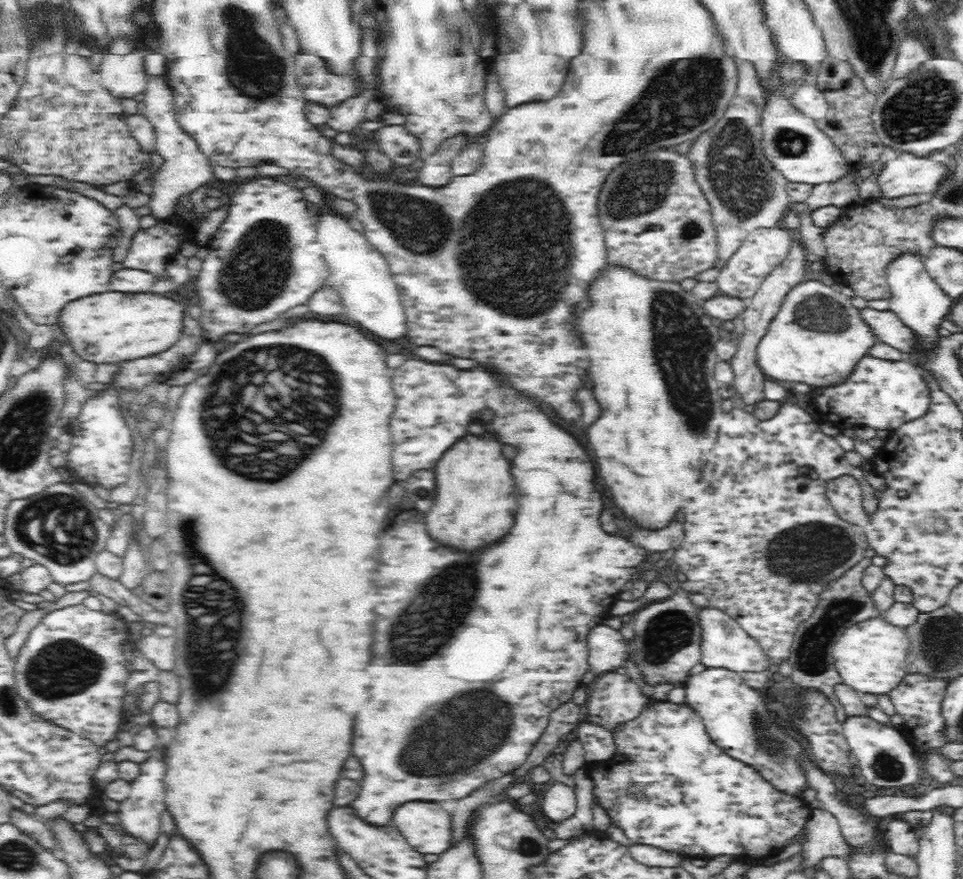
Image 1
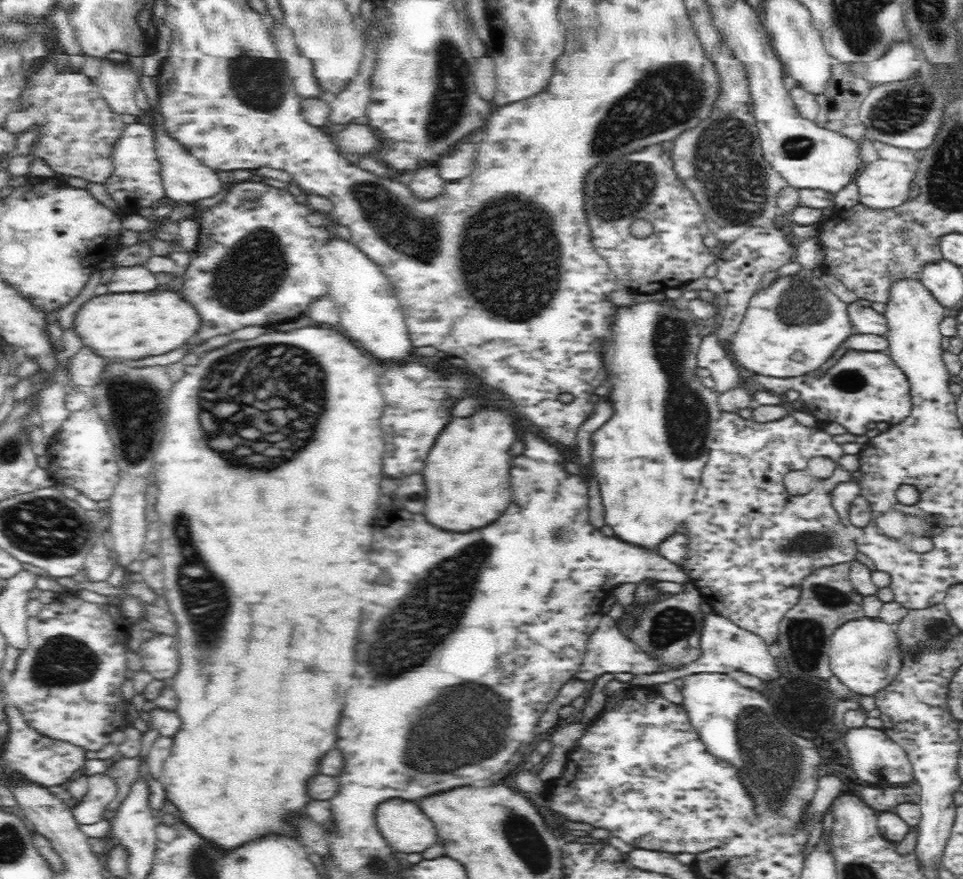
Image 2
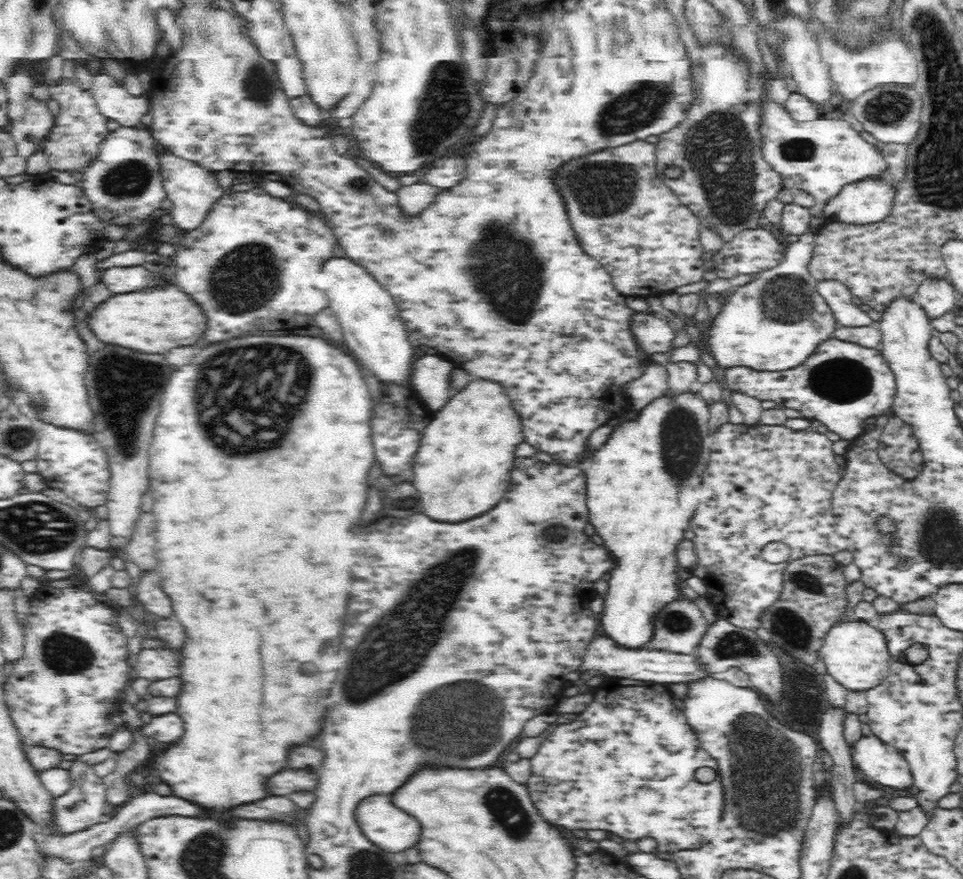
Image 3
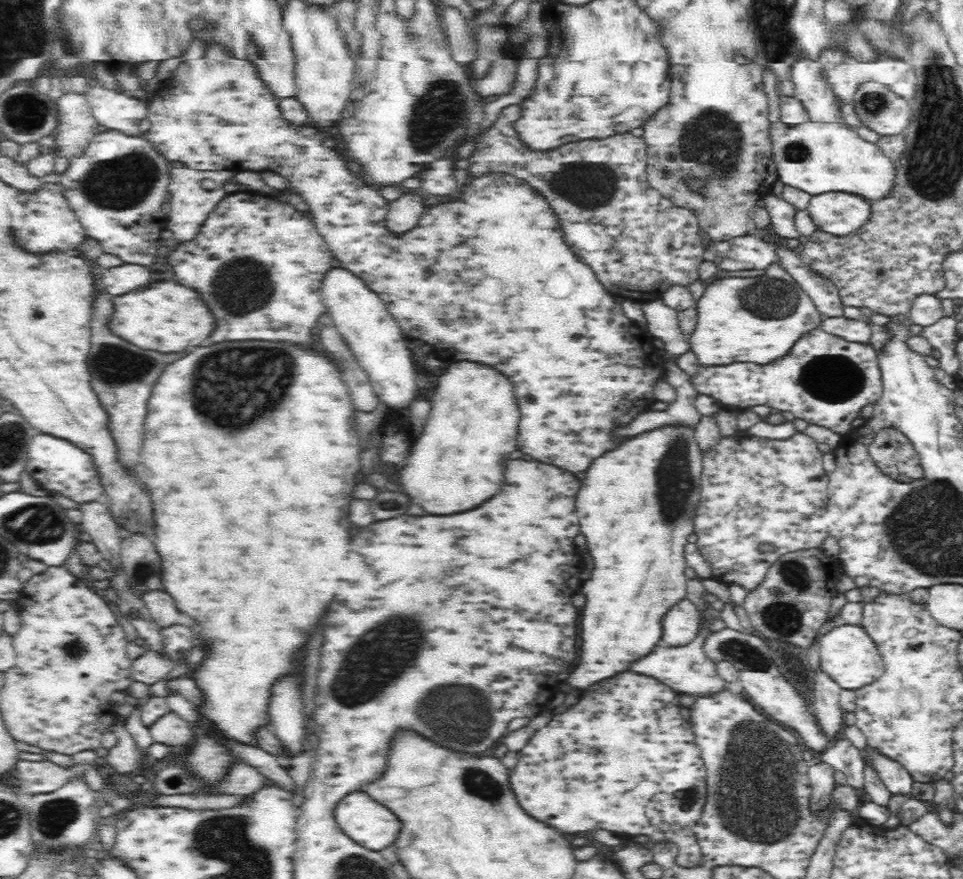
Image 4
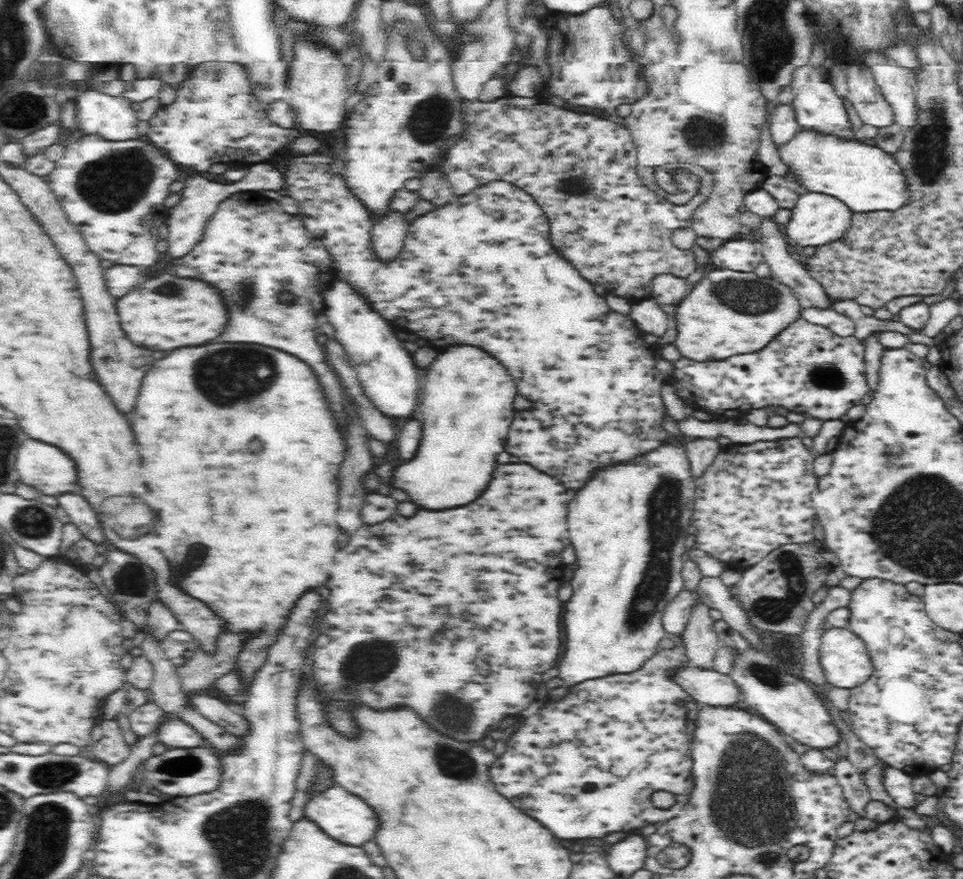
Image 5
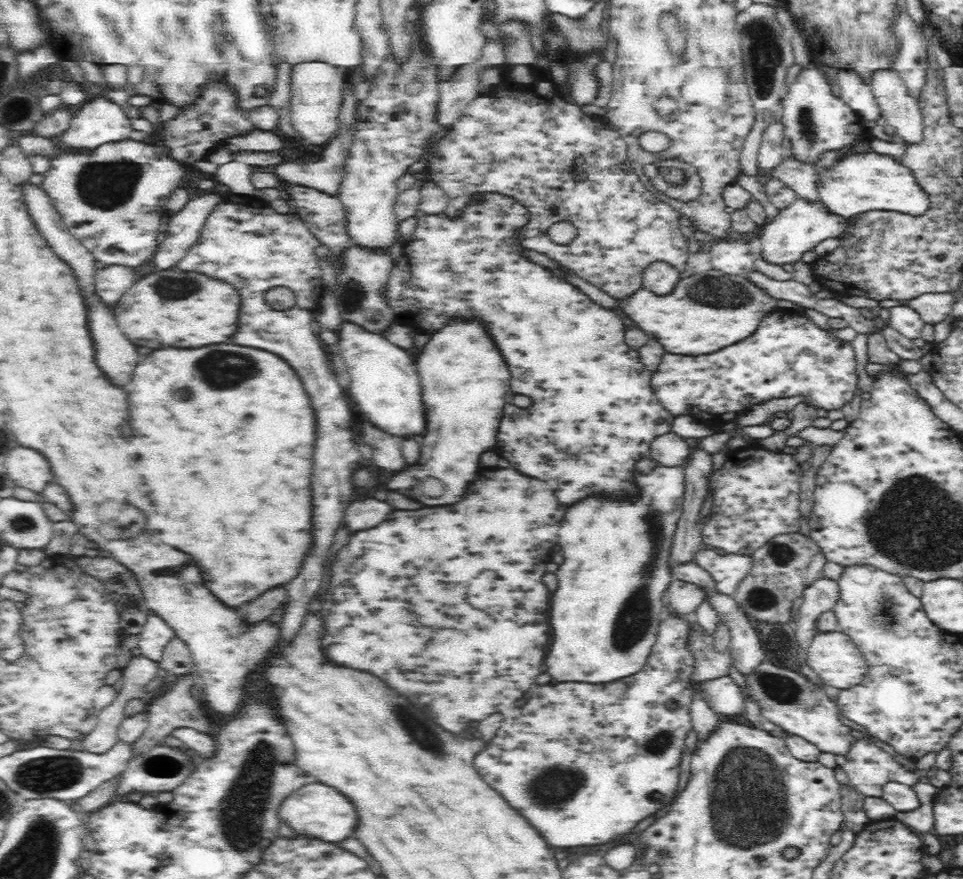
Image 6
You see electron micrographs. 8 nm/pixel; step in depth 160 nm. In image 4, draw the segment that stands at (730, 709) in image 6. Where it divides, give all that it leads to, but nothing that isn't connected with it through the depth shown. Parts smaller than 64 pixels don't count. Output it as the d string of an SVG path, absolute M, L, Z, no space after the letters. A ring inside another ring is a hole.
M713 619L706 622L706 632L699 634L694 640L688 644L680 646L660 647L656 646L648 656L644 656L638 663L632 665L632 670L636 670L640 674L650 674L654 678L658 678L660 682L672 687L678 692L696 696L696 698L706 698L706 696L720 695L720 692L728 690L728 681L724 680L716 670L715 663L708 658L704 652L703 644L708 636L710 624Z

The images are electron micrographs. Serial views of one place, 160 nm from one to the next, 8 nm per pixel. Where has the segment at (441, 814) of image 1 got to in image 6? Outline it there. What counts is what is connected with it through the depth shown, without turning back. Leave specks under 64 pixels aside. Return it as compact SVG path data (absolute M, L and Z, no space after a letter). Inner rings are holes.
M318 782L305 783L285 796L278 806L277 818L284 828L290 826L296 834L318 838L324 842L348 838L356 822L352 804L348 804L348 800L344 800L344 796L340 796L340 792L336 792L334 788L328 788L325 784Z

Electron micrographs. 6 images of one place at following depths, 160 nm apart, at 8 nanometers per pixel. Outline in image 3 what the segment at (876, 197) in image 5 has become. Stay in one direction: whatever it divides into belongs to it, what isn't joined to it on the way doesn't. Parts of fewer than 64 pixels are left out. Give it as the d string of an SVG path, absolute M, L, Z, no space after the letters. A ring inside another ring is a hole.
M767 99L760 132L763 157L772 169L781 174L783 186L800 189L814 197L815 204L809 208L812 217L823 217L822 206L842 187L862 180L880 179L890 173L884 155L876 146L866 142L846 119L823 120L819 117L814 122L796 122L782 104Z

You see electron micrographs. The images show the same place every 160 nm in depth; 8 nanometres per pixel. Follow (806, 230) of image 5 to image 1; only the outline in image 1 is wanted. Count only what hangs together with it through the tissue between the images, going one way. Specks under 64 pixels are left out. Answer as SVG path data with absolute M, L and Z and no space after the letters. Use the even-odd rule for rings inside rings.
M899 152L896 160L884 162L884 166L878 170L876 186L883 198L896 200L902 196L933 193L942 176L944 166L940 162Z

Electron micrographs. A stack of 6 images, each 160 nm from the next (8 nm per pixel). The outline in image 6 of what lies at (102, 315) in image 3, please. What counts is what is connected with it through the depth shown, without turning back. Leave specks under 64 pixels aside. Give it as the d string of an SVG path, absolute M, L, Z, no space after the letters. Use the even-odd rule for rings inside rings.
M160 270L140 278L120 298L120 302L114 308L114 318L118 320L118 326L130 340L144 338L142 342L140 340L134 342L144 344L148 348L160 348L160 346L200 348L210 344L224 344L238 330L242 298L234 286L230 284L220 286L220 284L224 282L212 280L210 276L200 272Z

